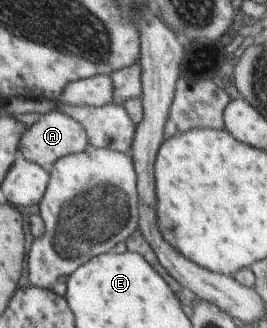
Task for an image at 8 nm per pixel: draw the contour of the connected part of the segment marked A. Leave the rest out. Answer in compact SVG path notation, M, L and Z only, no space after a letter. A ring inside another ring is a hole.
M58 110L51 111L45 115L41 115L36 123L28 127L28 131L24 133L19 141L18 153L29 162L34 162L40 167L51 172L53 165L61 158L78 152L85 152L90 147L85 129L77 120L66 115L65 112Z

